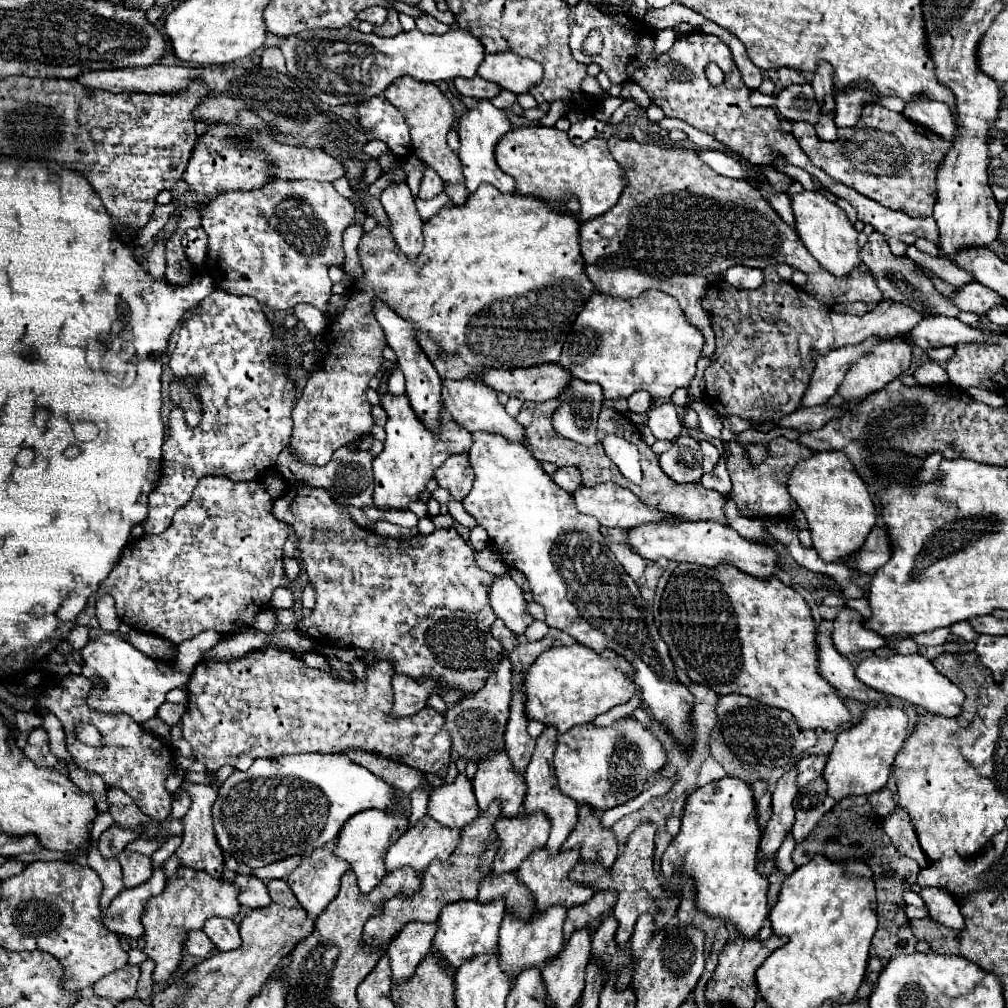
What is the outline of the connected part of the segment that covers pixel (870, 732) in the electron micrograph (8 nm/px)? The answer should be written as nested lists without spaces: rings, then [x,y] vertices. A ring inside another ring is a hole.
[[[868,707],[862,721],[840,731],[834,749],[828,755],[822,771],[828,783],[828,795],[840,801],[846,795],[870,795],[886,785],[896,753],[908,737],[908,717],[900,707]]]

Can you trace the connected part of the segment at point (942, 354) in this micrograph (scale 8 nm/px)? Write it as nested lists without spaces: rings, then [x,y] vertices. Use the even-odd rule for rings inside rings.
[[[938,347],[938,349],[930,349],[928,351],[928,357],[936,363],[942,363],[942,361],[948,361],[954,357],[954,347]]]

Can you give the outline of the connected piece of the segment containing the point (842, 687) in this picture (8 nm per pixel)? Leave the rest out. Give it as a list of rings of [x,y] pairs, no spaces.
[[[818,631],[816,645],[818,645],[818,671],[840,695],[862,703],[884,699],[880,691],[874,691],[856,679],[854,665],[842,653],[836,651],[830,631]]]

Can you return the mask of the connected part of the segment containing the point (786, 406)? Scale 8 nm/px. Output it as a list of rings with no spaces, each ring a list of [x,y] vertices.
[[[766,267],[764,283],[756,291],[734,289],[718,279],[710,283],[702,297],[702,307],[710,315],[716,335],[716,351],[712,365],[704,371],[704,403],[718,415],[738,415],[748,421],[778,421],[782,415],[794,413],[812,375],[814,355],[864,343],[870,337],[894,337],[916,327],[924,313],[908,305],[882,301],[862,317],[834,313],[826,303],[812,299],[798,287],[784,287],[774,267]]]

